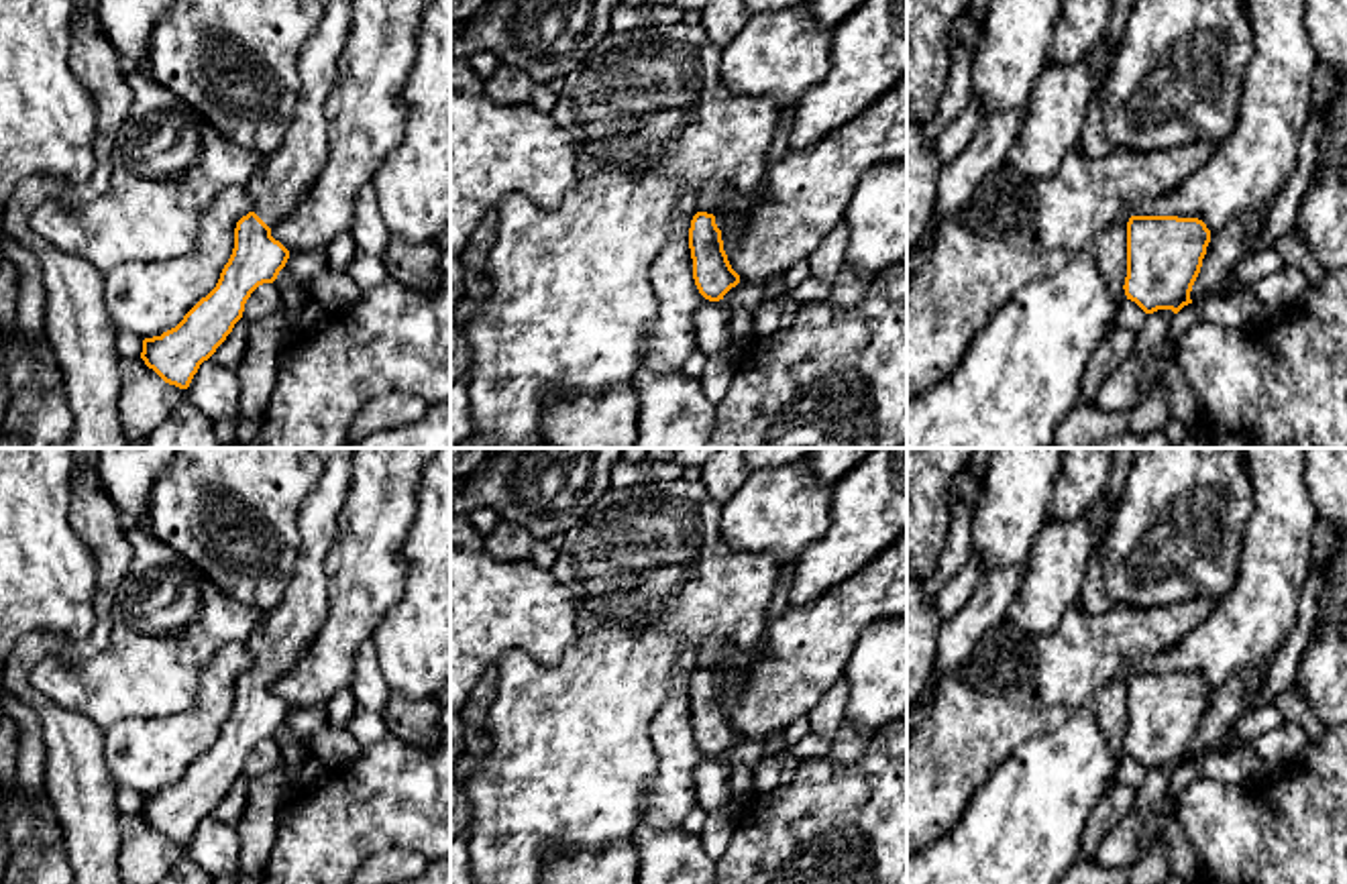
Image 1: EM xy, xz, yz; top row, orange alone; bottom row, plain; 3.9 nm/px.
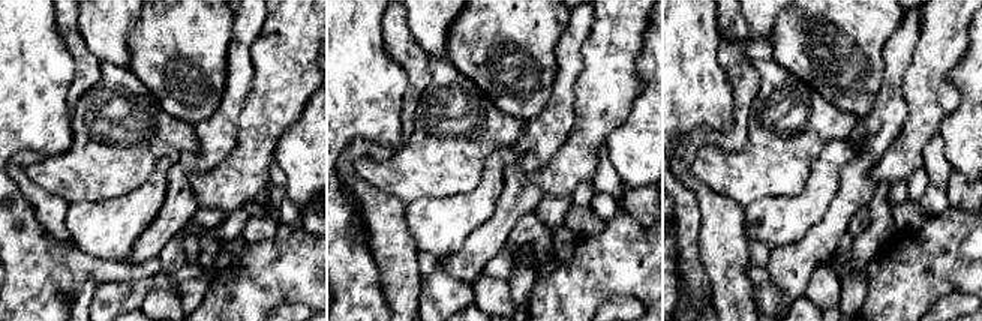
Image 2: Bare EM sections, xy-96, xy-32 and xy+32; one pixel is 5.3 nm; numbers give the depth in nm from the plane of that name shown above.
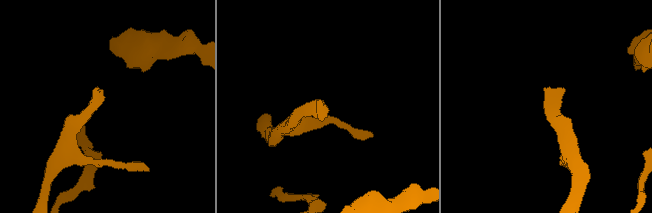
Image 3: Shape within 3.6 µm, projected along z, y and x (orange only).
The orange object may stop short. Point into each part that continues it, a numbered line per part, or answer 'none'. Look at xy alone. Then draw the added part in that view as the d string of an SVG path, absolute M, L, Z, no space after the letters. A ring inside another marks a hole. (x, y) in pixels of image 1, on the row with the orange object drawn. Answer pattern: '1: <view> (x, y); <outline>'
1: xy (284, 178); M348 0L326 4L324 18L298 57L298 71L302 79L295 114L289 122L281 147L263 157L257 173L247 183L253 198L253 212L271 228L287 218L300 200L320 177L322 167L328 163L328 120L324 114L326 100L338 81L338 57L346 45L353 24L353 8Z

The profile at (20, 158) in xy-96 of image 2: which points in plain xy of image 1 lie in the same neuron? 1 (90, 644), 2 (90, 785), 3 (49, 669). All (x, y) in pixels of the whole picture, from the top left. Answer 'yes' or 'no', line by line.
1: yes
2: yes
3: no

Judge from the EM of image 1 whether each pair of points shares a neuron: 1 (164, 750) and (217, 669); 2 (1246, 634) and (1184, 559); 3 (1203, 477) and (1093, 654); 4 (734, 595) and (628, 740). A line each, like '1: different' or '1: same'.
1: same
2: different
3: different
4: same

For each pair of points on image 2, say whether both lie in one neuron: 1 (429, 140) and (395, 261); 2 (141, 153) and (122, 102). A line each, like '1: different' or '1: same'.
1: different
2: same

